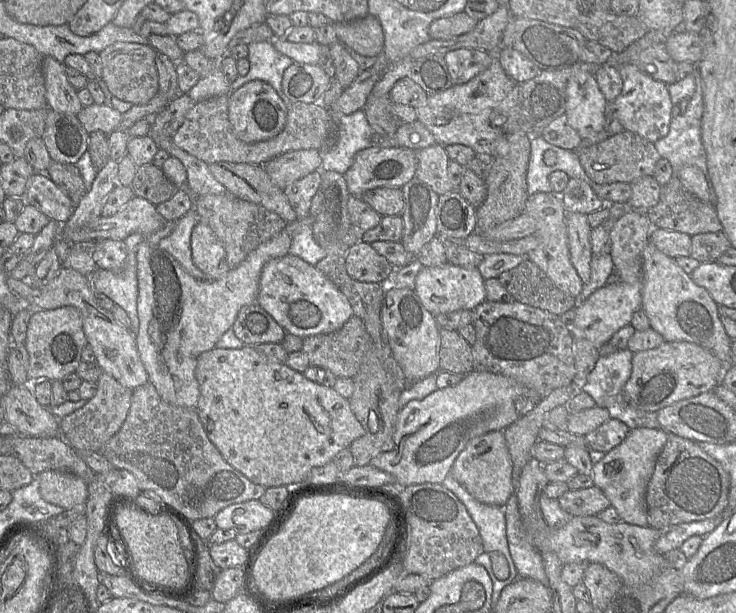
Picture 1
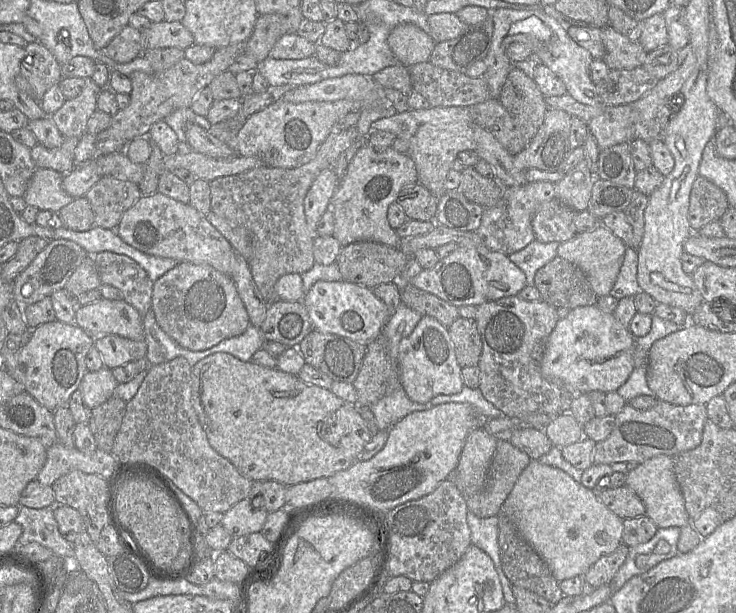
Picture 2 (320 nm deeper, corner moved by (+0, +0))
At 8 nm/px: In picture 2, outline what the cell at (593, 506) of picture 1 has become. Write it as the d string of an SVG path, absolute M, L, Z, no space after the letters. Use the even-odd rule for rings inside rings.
M628 486L597 490L598 499L622 520L645 515L645 504Z

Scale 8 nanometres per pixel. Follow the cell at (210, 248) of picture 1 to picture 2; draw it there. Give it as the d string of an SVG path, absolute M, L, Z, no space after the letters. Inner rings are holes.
M179 262L154 282L151 308L160 328L181 347L191 351L204 351L225 339L239 336L250 324L232 278L207 264Z

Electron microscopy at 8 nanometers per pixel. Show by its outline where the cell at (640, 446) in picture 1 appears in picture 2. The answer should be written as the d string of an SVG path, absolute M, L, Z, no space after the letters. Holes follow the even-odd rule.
M658 455L639 463L626 473L626 486L631 488L644 502L647 515L658 528L682 527L691 522L685 509L684 498L677 482L673 459Z

